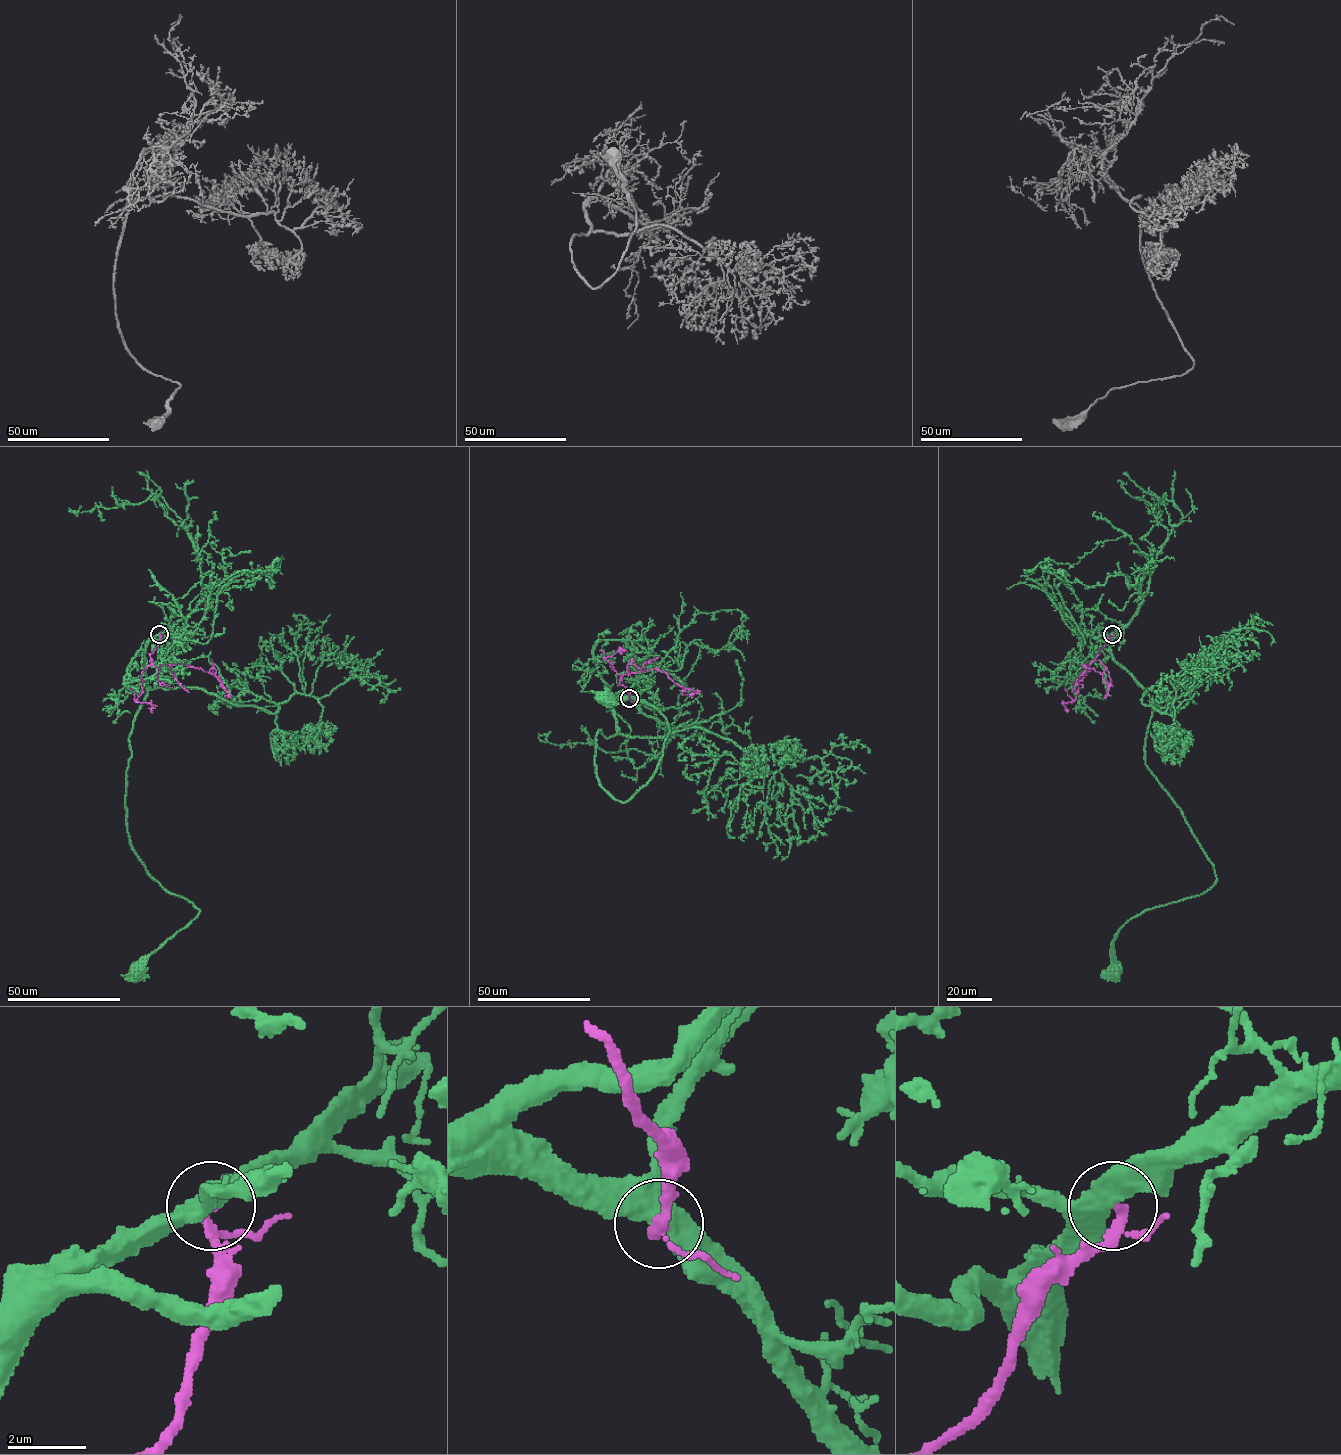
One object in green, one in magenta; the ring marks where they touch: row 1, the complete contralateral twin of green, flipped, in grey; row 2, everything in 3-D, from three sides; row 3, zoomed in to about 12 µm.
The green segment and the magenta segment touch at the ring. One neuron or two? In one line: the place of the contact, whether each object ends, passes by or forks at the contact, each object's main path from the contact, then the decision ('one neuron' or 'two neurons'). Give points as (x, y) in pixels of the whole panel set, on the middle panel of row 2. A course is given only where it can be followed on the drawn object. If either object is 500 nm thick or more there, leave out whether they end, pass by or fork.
at (629, 698); green runs (629, 698), (614, 697), (617, 732), (598, 731), (594, 765), (627, 801), (669, 727), (649, 705), (604, 700); magenta runs (629, 698), (620, 678), (652, 669), (664, 671), (692, 693), (698, 692), (693, 692); two neurons

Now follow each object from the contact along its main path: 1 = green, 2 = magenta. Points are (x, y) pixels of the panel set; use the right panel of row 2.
1: (1112, 634), (1112, 657), (1150, 699), (1145, 765), (1216, 876), (1203, 893), (1124, 924), (1115, 970)
2: (1112, 634), (1089, 667), (1083, 664), (1102, 675), (1108, 683), (1106, 696)

